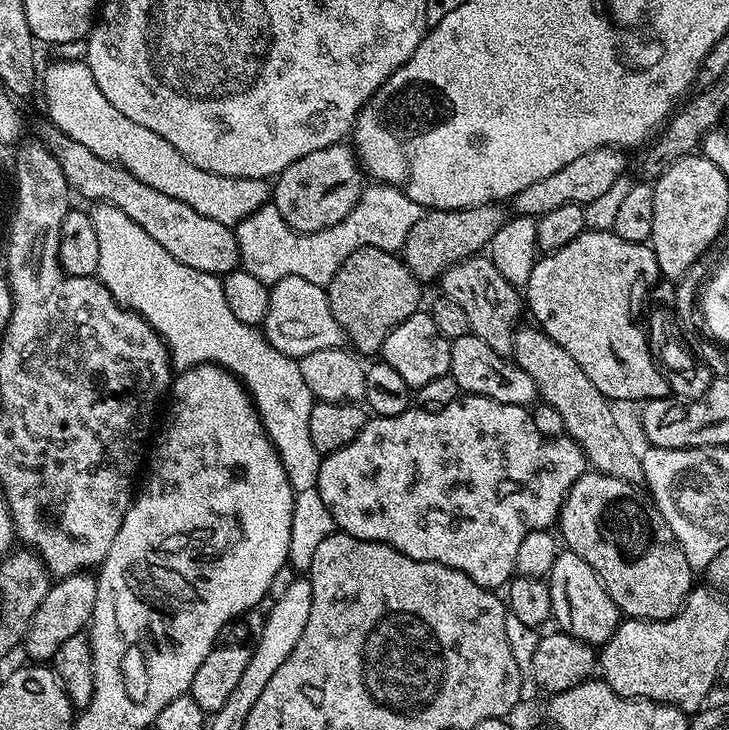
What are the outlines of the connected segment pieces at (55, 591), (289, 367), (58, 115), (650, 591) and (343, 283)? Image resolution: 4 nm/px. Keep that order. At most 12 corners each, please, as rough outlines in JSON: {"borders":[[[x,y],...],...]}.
{"borders":[[[75,572],[49,587],[22,652],[48,662],[89,627],[96,576]],[[100,202],[96,276],[177,369],[288,384],[294,360],[238,322],[224,281]],[[83,59],[43,69],[49,121],[235,226],[268,180],[210,174],[114,110]],[[586,470],[558,536],[625,617],[669,620],[694,570],[651,496]],[[354,250],[326,285],[347,343],[379,353],[421,311],[397,253]]]}

